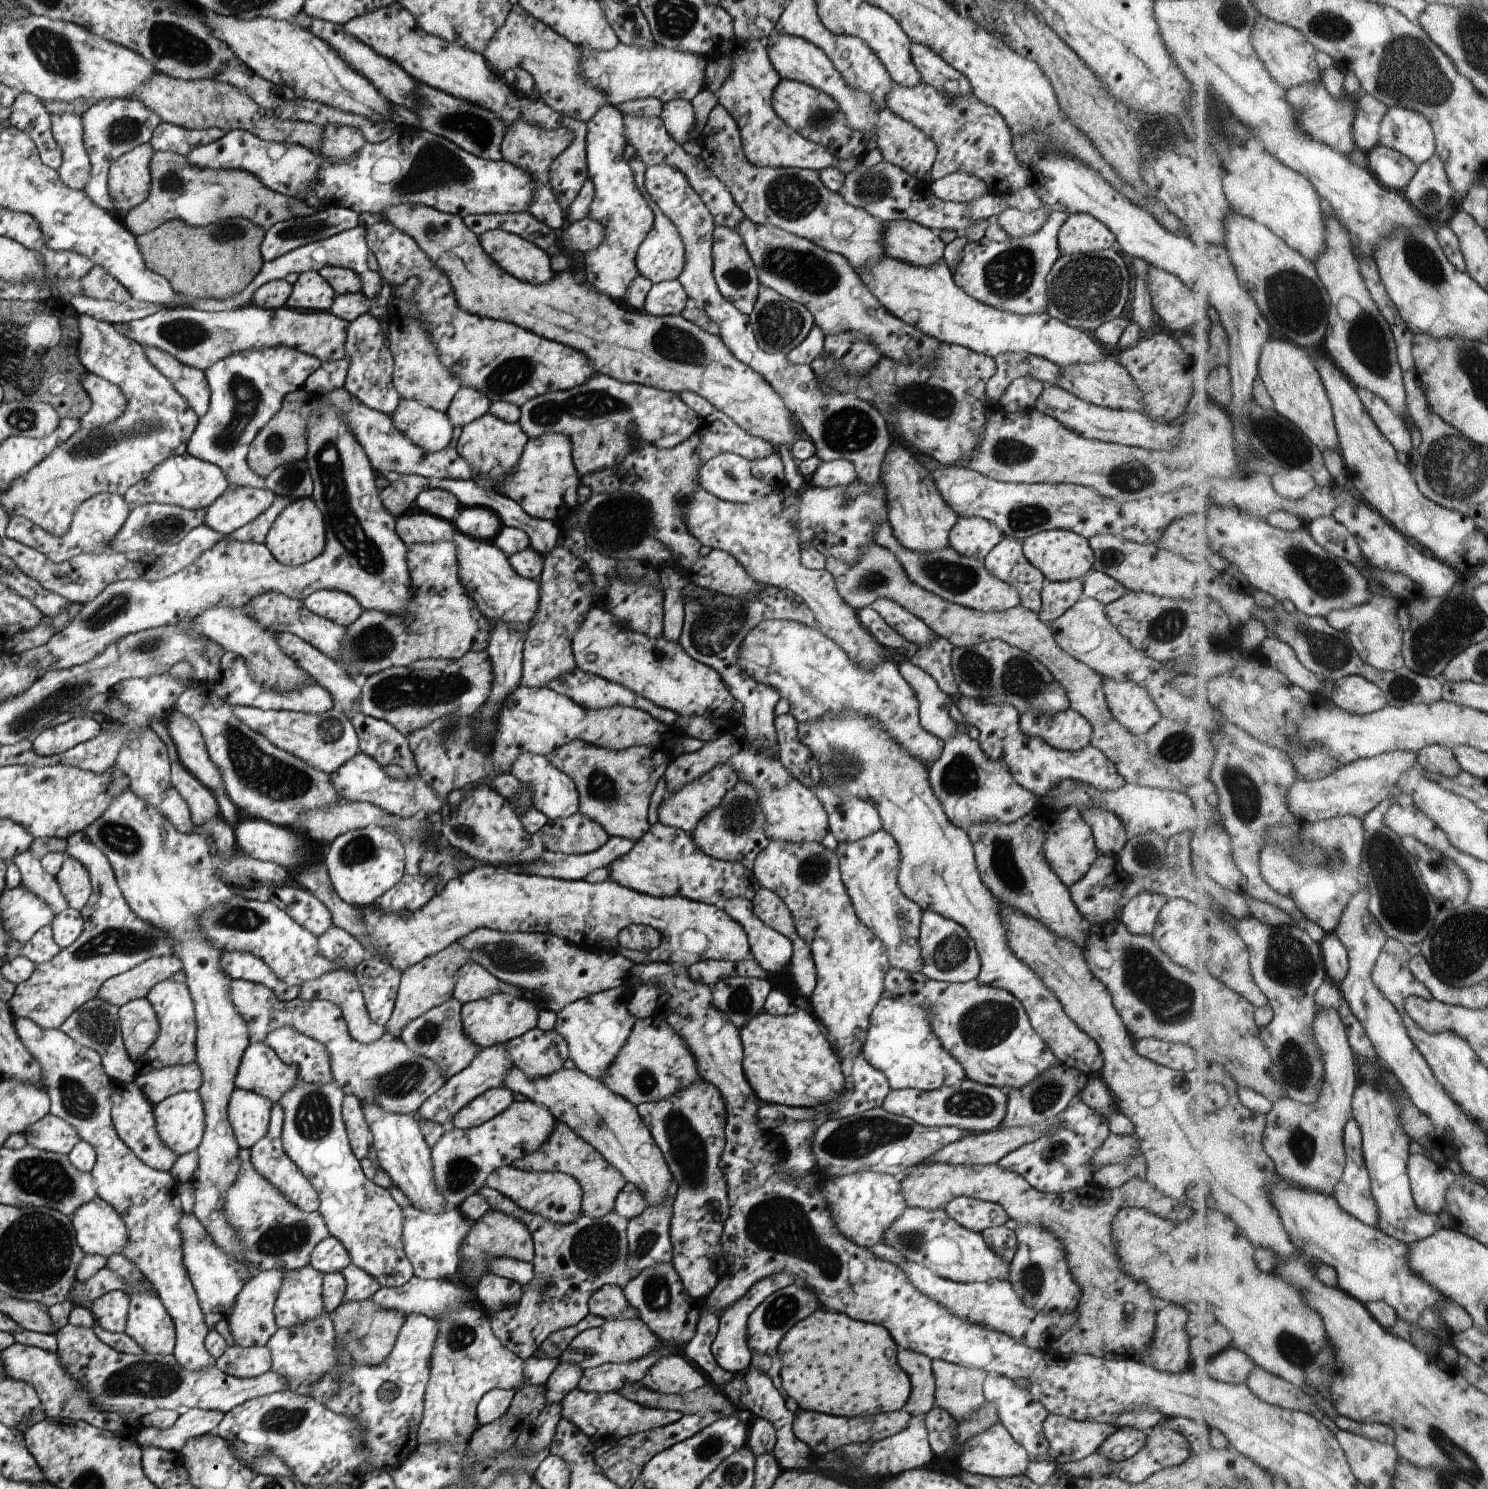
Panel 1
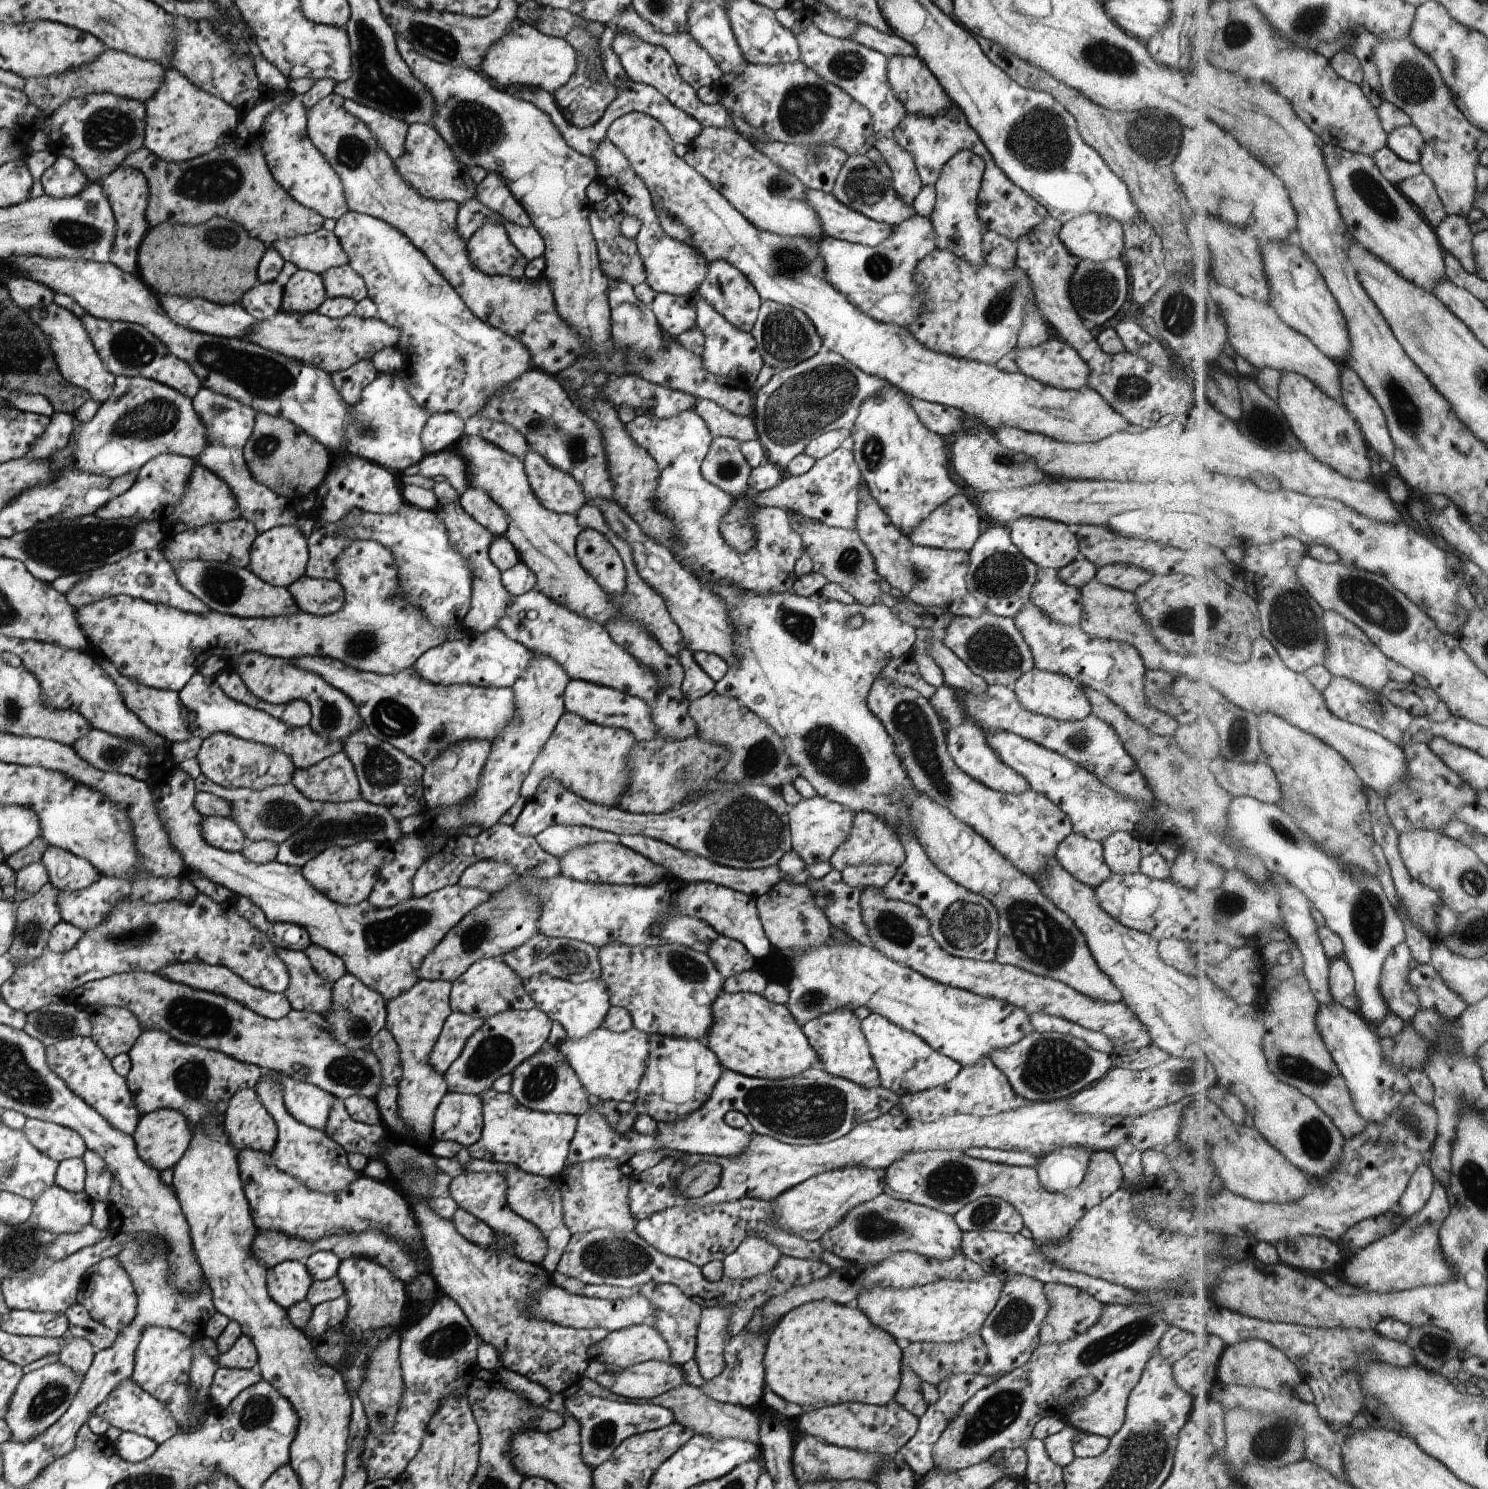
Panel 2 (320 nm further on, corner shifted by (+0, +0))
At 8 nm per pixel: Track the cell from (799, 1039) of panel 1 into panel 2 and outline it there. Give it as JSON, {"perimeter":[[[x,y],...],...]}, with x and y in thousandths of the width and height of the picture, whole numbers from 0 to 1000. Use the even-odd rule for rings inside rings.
{"perimeter":[[[485,665],[476,675],[476,680],[478,687],[472,701],[481,708],[486,718],[506,724],[526,725],[537,721],[550,713],[549,708],[544,702],[538,690],[536,689],[529,676],[518,673],[513,668],[503,666],[489,667]]]}

